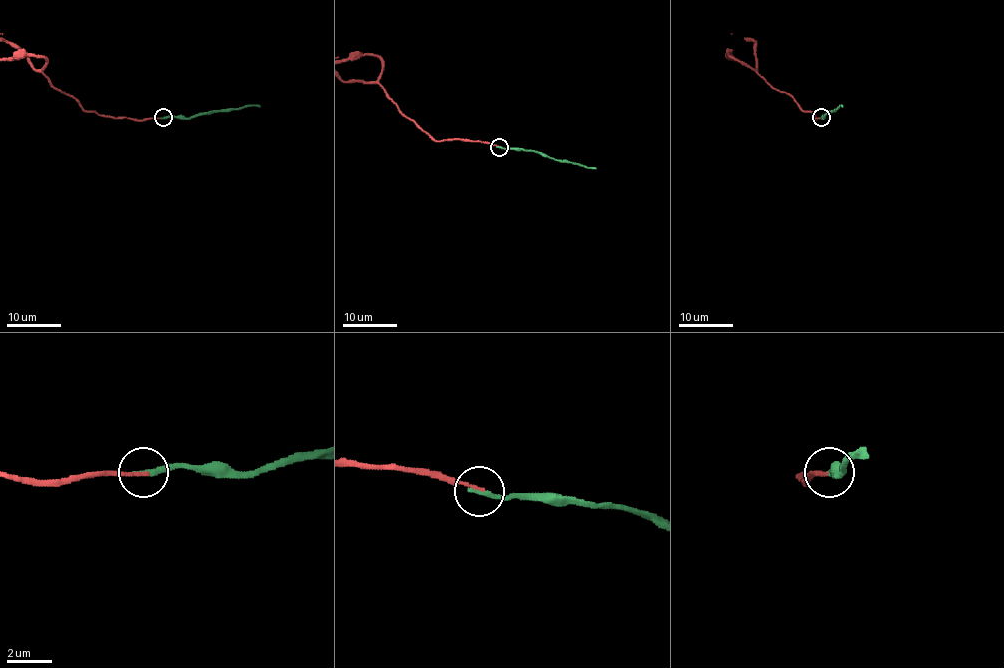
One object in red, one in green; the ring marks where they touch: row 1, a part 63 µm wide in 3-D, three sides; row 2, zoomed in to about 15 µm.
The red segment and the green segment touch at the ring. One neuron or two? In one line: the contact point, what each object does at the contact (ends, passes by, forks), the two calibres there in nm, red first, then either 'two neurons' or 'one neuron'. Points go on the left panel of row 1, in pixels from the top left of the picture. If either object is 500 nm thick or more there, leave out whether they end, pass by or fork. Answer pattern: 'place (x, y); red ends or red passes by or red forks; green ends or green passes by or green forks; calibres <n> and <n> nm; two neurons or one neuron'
place (163, 117); red ends; green ends; calibres 140 and 240 nm; one neuron

